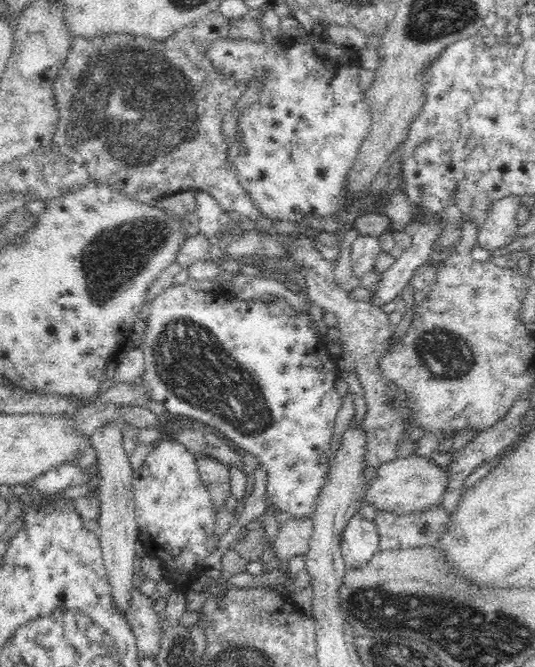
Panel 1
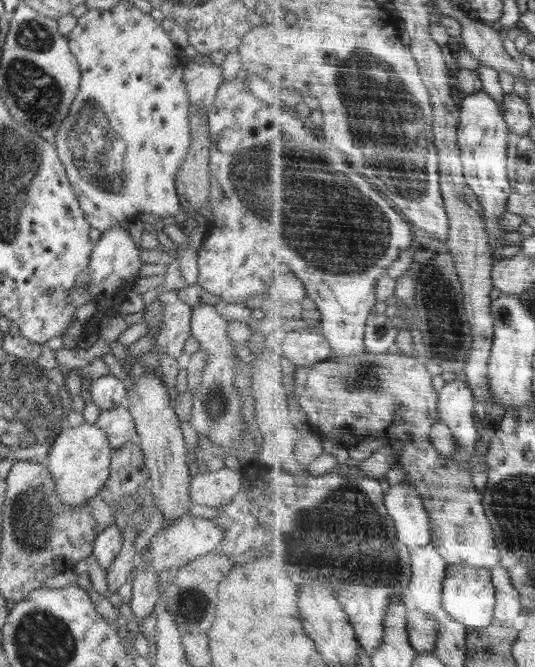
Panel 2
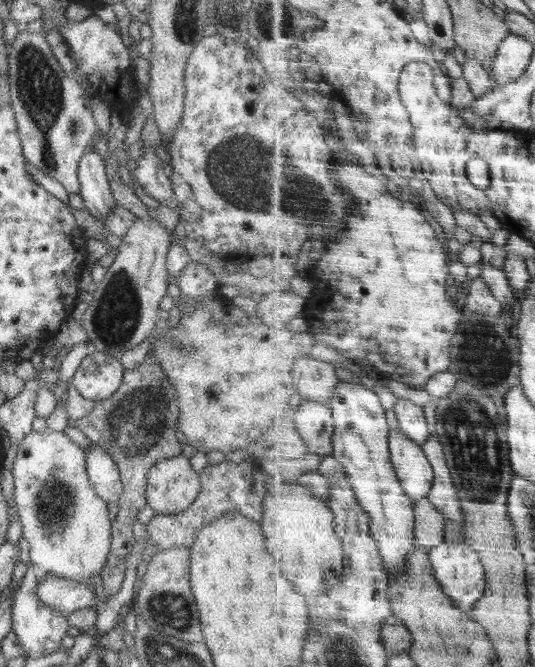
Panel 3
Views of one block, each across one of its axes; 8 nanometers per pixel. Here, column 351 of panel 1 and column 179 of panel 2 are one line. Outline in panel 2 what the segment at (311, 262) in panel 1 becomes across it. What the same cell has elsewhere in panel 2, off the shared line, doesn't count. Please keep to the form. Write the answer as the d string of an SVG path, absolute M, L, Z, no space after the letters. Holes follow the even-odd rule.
M161 288L158 300L162 308L164 321L163 330L159 331L156 339L156 350L178 358L184 353L184 345L191 337L191 319L193 308L183 302L177 290Z

